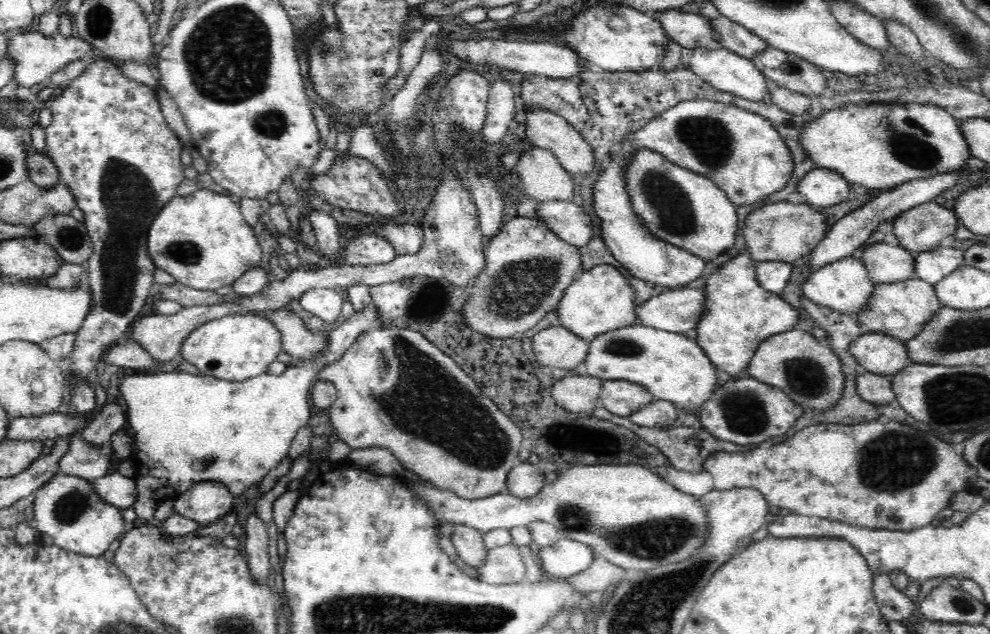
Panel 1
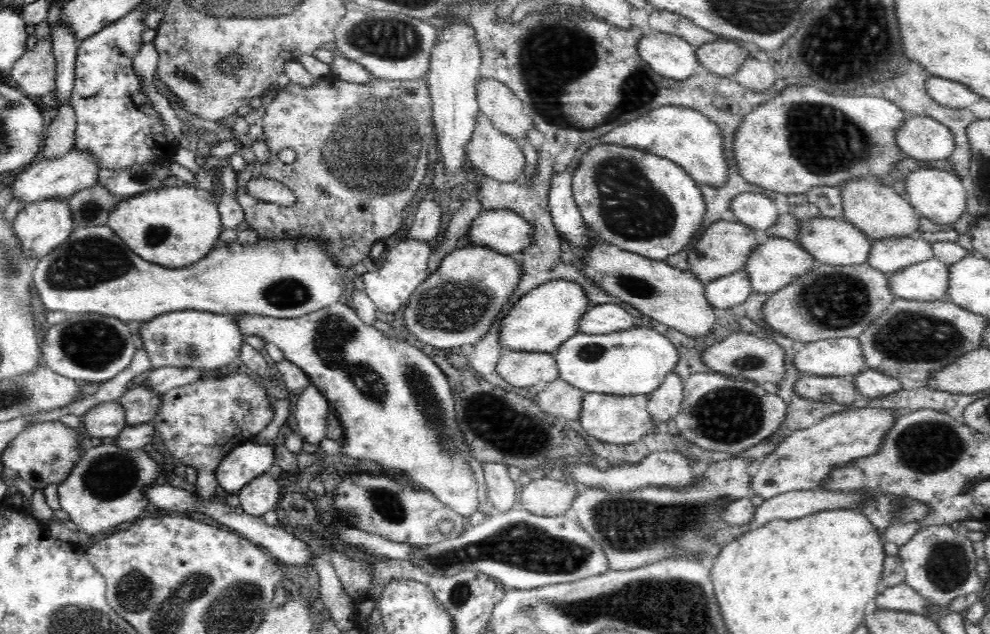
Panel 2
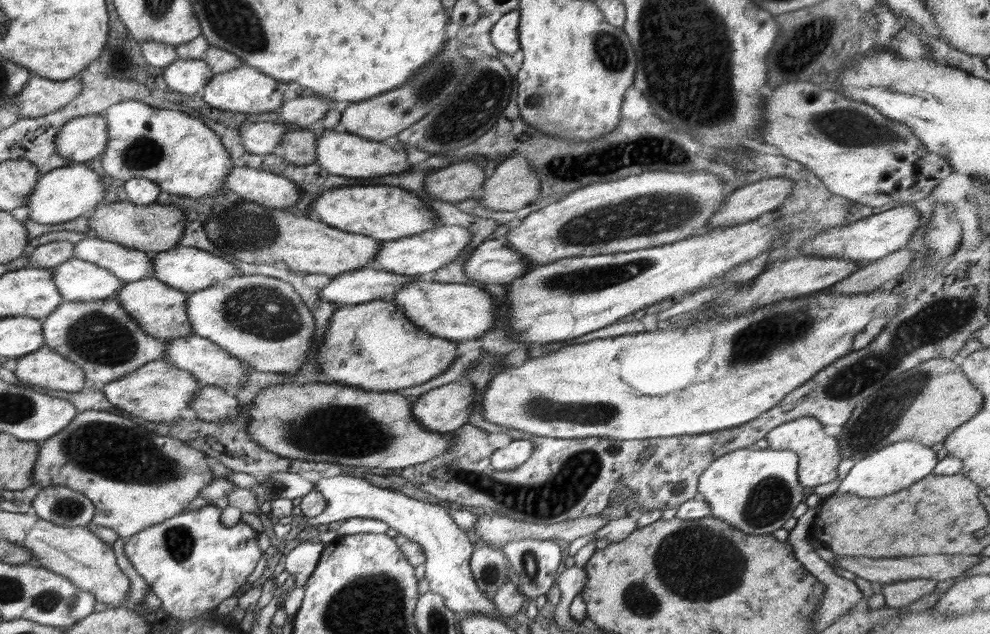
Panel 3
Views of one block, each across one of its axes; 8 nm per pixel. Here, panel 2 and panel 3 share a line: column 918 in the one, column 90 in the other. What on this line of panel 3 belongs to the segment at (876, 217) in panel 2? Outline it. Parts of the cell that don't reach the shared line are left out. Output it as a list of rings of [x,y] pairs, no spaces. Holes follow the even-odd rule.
[[[114,201],[109,204],[99,204],[97,210],[88,215],[88,226],[94,236],[140,249],[151,255],[175,248],[181,241],[188,222],[181,208],[160,203],[137,205],[130,201]]]

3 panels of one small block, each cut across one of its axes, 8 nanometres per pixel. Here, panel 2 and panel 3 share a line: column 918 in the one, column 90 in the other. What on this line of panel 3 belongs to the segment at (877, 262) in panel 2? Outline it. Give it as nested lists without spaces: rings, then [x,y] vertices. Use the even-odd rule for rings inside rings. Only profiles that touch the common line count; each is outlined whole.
[[[87,236],[77,242],[73,257],[102,265],[126,283],[152,278],[155,272],[150,253],[96,236]]]

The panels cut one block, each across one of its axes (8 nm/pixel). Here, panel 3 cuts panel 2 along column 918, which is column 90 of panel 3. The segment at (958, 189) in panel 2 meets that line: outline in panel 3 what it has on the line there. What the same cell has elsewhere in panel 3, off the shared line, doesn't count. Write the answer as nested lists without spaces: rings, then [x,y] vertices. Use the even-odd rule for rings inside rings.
[[[70,162],[65,167],[56,168],[39,177],[27,202],[30,216],[28,219],[44,225],[66,223],[97,210],[104,196],[106,196],[106,188],[100,176],[84,163]]]

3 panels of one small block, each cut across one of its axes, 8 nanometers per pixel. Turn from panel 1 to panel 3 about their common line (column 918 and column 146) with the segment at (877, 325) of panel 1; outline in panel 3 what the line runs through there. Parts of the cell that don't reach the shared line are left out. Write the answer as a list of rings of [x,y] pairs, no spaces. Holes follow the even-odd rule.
[[[156,277],[127,282],[114,296],[149,335],[164,340],[192,334],[187,315],[188,297],[189,294],[160,282]]]

